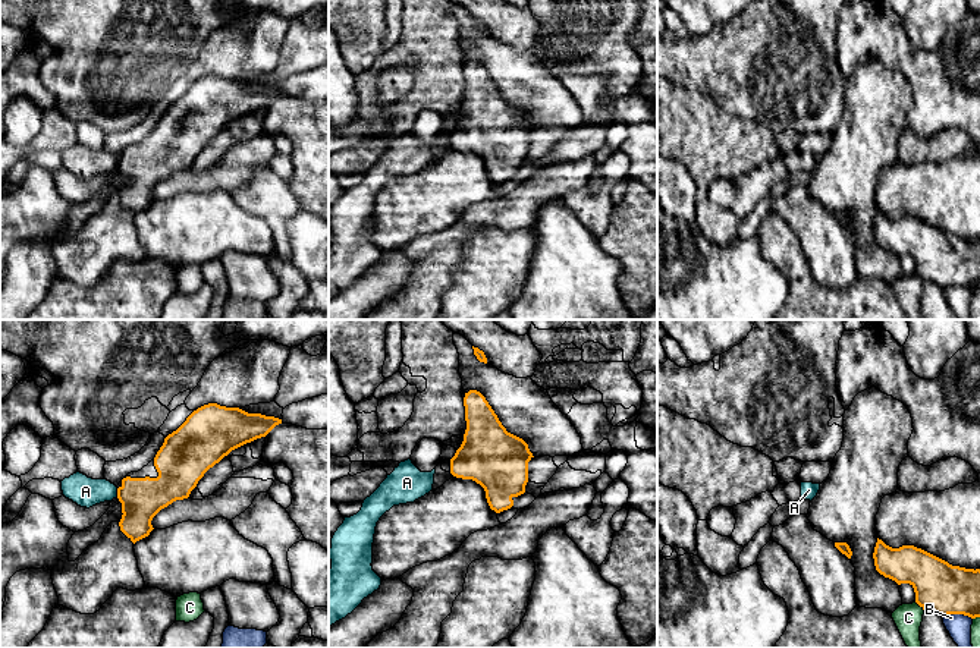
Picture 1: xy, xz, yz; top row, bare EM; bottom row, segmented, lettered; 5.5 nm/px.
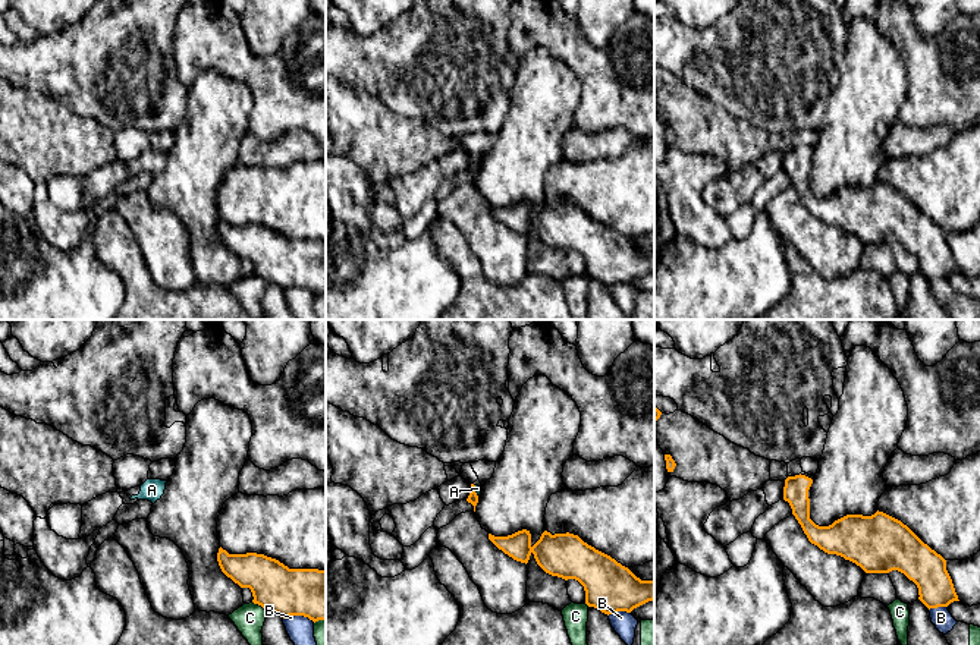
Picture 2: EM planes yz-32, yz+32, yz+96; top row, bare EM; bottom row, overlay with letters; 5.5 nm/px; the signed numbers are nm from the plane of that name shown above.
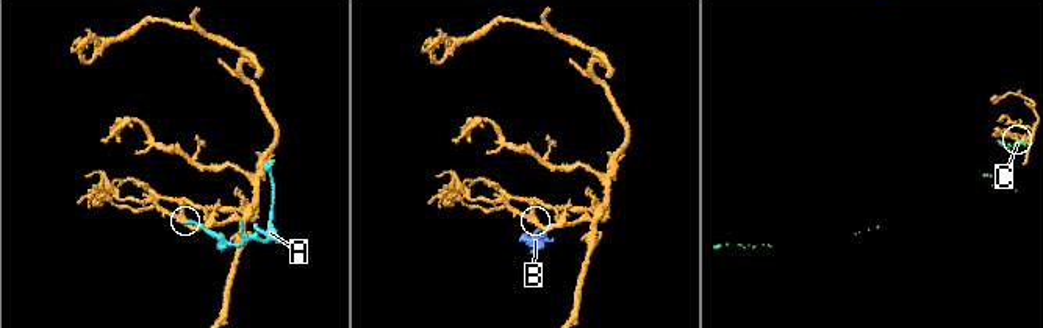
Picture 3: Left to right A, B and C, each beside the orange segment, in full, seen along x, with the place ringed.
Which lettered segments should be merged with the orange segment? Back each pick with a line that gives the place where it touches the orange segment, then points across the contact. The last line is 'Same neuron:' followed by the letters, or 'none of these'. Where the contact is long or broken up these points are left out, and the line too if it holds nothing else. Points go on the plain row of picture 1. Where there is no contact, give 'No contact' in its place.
Same neuron: none of these

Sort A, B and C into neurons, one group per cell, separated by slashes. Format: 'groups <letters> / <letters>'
groups A / B C

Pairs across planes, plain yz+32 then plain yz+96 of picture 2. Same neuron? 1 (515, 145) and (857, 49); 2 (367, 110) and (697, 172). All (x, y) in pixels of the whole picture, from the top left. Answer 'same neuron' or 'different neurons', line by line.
1: same neuron
2: different neurons

